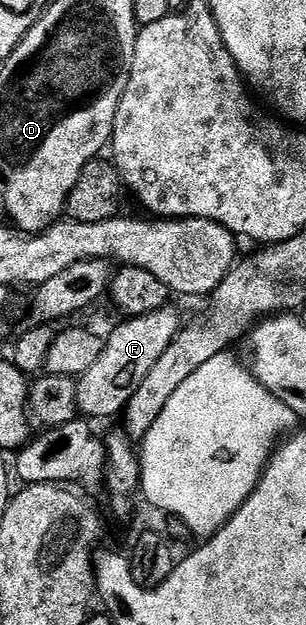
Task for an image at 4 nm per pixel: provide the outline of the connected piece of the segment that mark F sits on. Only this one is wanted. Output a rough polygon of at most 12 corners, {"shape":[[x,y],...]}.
{"shape":[[168,305],[124,318],[77,380],[80,416],[116,418],[181,330]]}

